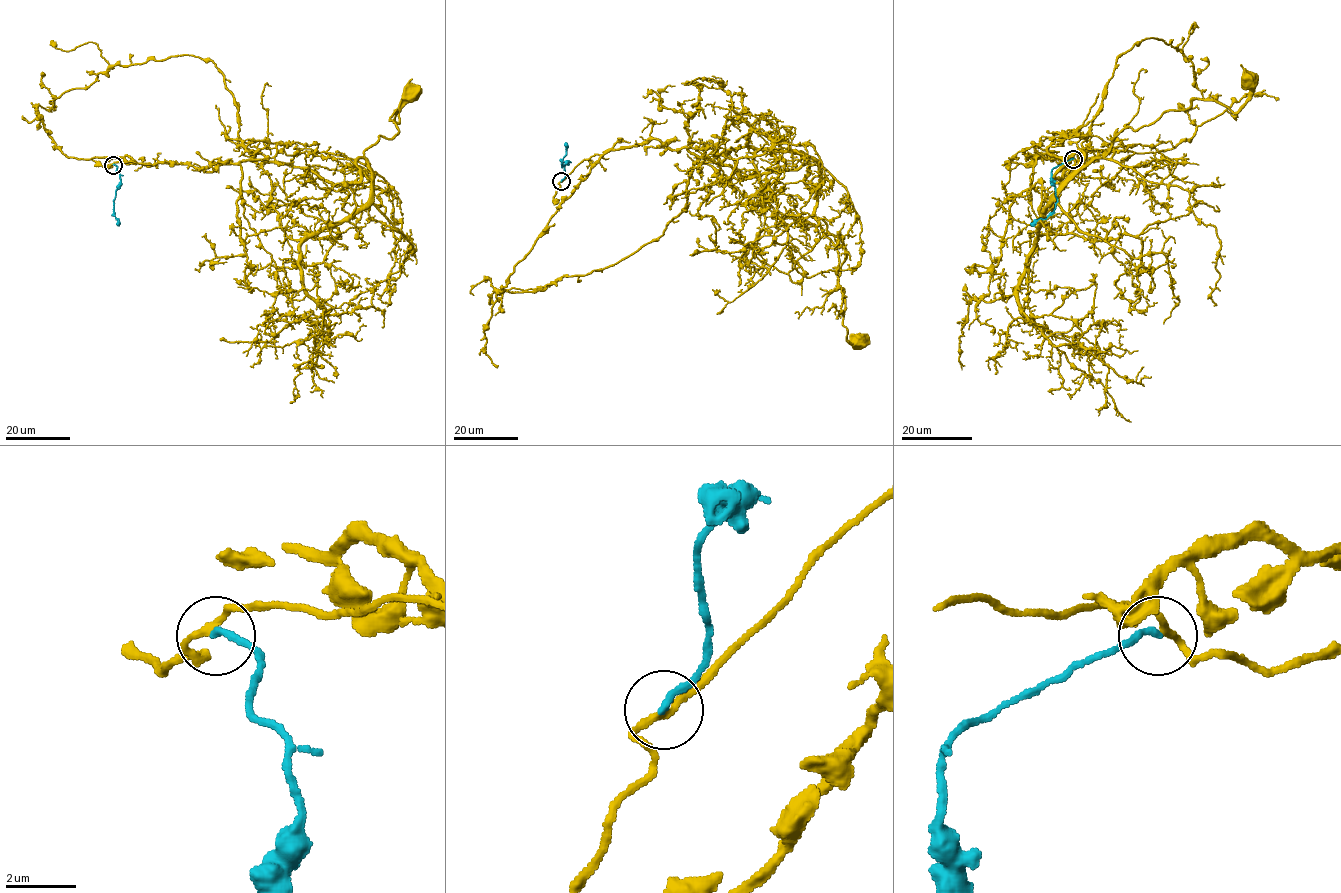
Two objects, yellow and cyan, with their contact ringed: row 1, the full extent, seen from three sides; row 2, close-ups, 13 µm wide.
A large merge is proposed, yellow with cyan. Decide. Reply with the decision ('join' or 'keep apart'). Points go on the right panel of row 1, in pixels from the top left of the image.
keep apart

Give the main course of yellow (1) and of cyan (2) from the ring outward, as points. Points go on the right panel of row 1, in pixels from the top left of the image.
1: (1073, 158), (1026, 166), (1063, 157), (1061, 181), (1078, 151), (1087, 165), (1194, 99), (1235, 112), (1249, 81)
2: (1073, 158), (1052, 170), (1051, 182), (1057, 199), (1055, 208), (1030, 225)

